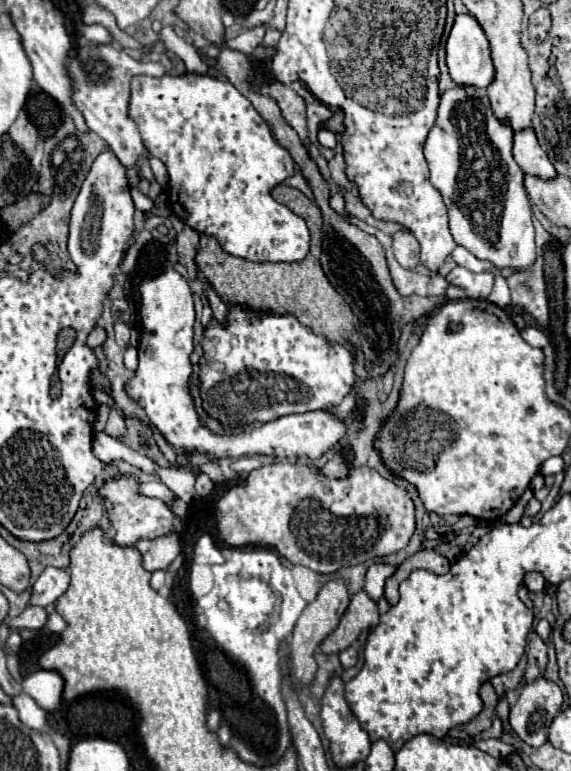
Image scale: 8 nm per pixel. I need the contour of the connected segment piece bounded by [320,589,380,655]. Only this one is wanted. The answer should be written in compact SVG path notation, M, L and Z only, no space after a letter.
M364 589L358 591L352 597L336 631L322 641L322 645L320 645L322 653L330 655L330 653L344 651L358 639L358 635L362 631L366 631L368 627L374 627L378 623L378 617L380 617L378 603L374 599L370 599L370 595Z

